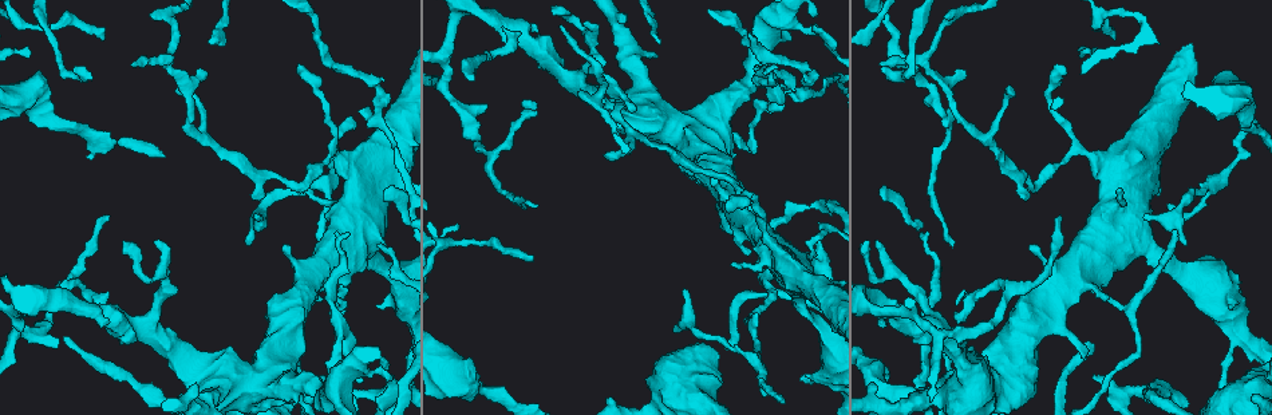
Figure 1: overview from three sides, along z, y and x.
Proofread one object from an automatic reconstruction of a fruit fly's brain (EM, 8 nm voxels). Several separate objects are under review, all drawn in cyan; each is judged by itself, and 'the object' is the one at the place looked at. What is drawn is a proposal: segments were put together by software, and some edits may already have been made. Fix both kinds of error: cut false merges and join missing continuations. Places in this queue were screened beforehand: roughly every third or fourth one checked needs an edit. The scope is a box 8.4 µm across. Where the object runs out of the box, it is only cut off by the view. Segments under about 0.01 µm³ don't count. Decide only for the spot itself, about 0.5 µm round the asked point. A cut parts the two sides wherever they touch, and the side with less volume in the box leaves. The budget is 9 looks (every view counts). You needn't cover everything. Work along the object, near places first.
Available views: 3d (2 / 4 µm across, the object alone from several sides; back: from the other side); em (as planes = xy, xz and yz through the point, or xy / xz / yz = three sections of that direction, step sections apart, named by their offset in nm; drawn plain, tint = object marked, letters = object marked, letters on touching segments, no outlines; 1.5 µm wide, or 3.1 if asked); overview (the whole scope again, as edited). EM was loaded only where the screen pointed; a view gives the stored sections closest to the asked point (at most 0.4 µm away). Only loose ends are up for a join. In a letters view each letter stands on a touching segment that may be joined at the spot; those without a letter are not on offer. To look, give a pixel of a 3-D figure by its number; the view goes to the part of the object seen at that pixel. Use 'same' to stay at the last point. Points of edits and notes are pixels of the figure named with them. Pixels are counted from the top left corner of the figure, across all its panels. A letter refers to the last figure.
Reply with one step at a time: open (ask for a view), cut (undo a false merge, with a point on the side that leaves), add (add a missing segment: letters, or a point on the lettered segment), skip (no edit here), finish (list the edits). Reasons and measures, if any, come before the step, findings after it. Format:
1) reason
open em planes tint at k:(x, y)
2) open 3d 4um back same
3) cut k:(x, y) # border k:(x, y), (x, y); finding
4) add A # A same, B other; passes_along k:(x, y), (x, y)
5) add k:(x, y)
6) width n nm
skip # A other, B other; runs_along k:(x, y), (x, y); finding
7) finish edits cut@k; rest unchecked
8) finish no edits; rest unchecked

two arms in line, one across
open em planes letters at 1:(1010, 294)

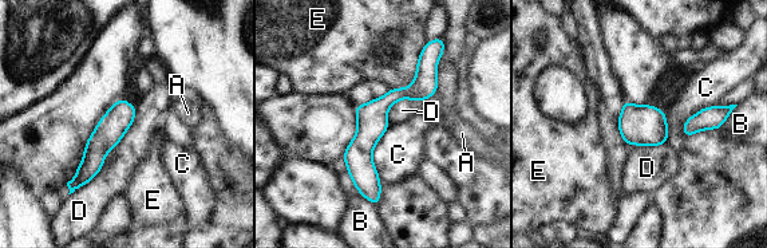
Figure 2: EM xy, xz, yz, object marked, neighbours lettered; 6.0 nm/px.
width 170 nm
skip # A other, B other, C other, D other, E other; border 2:(137, 106), (134, 121), (113, 148); continuous, no second cell

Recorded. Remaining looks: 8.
free end
open em yz step 4 tint at 1:(283, 245)

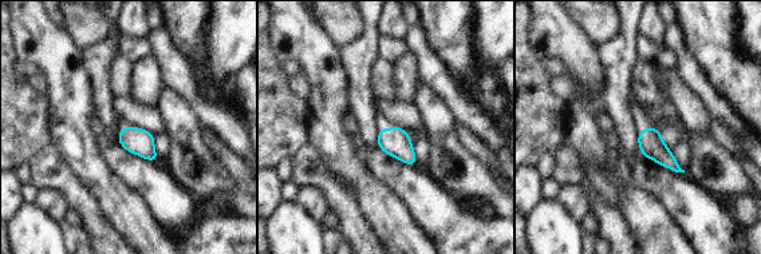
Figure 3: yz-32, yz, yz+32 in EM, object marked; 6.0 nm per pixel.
open em planes letters same

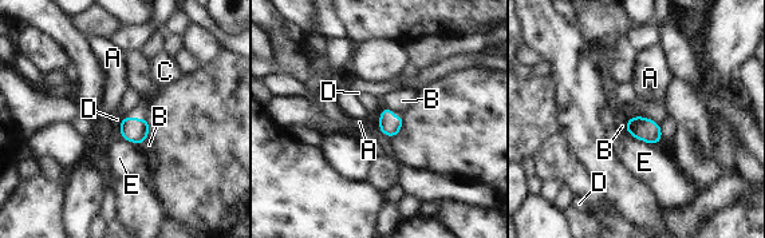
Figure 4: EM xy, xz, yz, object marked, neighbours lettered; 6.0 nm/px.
longest_contact E 200 nm
add C # A other, B other, C same, D other, E other; passes_along 4:(135, 130), (137, 119), (156, 83); it goes on there

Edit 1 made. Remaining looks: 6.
an open end
open em yz step 8 tint at 1:(1095, 376)

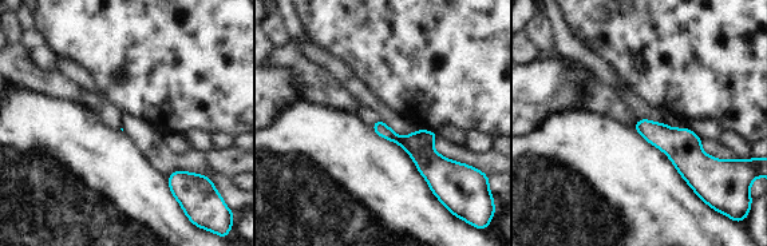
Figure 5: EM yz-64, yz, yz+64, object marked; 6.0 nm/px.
open em planes letters same

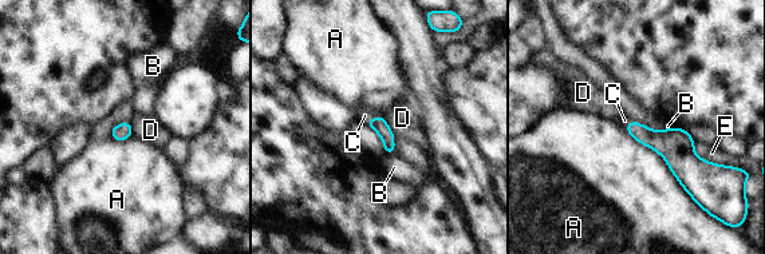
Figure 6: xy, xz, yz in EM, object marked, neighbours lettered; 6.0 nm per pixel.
longest_contact A 600 nm
add C # A other, B other, C same, D other, E other; it goes on there

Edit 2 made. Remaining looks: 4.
open 3d 2um at 1:(248, 243)

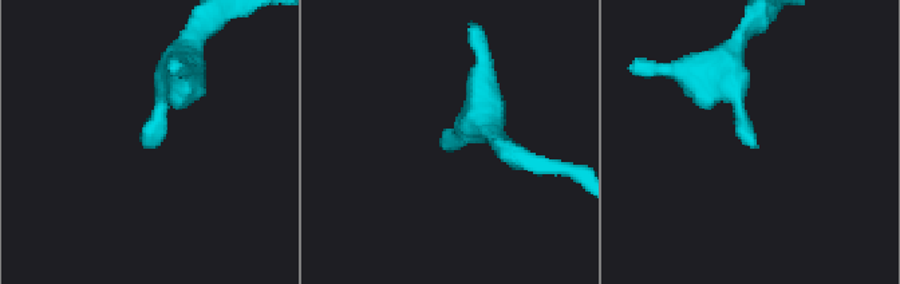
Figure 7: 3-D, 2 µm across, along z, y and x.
open em yz step 8 tint at 7:(756, 147)

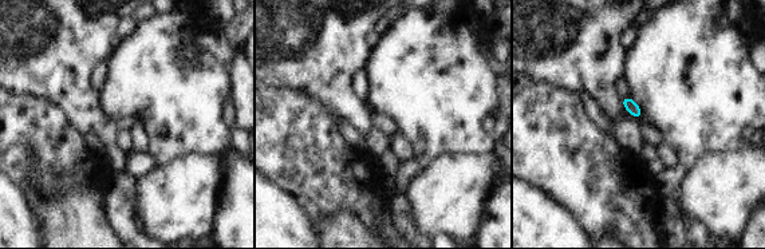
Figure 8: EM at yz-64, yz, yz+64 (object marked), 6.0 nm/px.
open em planes letters same

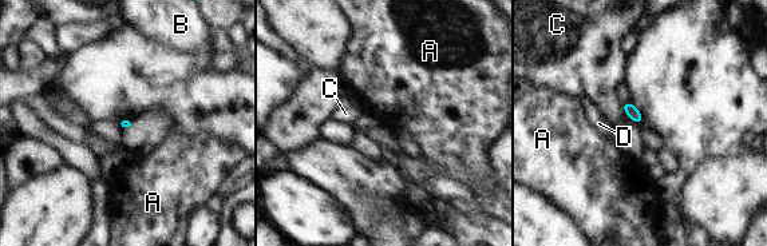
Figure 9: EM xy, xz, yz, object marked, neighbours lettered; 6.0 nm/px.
skip # A other, B other, C other, D other; border 9:(620, 103), (625, 112); none of them fits

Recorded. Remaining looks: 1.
finish edits add@4, add@6; rest unchecked

